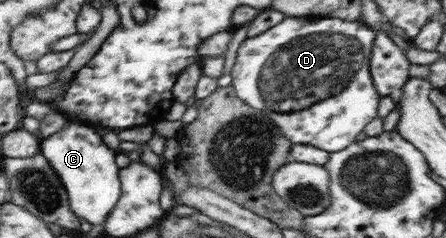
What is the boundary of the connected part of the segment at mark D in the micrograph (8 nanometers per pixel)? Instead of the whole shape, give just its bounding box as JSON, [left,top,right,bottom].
[230,17,380,153]

